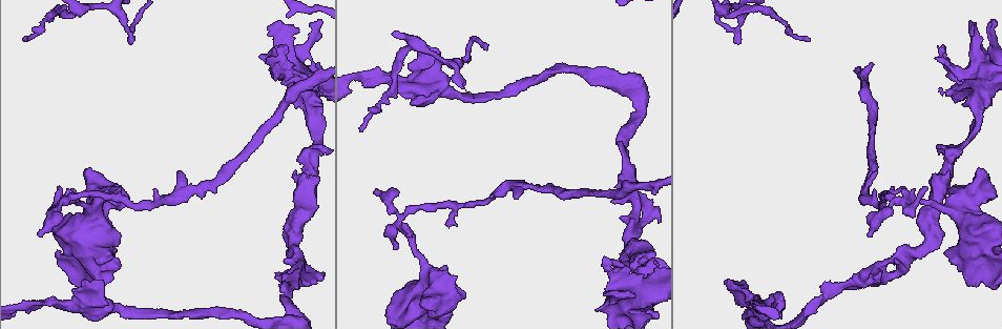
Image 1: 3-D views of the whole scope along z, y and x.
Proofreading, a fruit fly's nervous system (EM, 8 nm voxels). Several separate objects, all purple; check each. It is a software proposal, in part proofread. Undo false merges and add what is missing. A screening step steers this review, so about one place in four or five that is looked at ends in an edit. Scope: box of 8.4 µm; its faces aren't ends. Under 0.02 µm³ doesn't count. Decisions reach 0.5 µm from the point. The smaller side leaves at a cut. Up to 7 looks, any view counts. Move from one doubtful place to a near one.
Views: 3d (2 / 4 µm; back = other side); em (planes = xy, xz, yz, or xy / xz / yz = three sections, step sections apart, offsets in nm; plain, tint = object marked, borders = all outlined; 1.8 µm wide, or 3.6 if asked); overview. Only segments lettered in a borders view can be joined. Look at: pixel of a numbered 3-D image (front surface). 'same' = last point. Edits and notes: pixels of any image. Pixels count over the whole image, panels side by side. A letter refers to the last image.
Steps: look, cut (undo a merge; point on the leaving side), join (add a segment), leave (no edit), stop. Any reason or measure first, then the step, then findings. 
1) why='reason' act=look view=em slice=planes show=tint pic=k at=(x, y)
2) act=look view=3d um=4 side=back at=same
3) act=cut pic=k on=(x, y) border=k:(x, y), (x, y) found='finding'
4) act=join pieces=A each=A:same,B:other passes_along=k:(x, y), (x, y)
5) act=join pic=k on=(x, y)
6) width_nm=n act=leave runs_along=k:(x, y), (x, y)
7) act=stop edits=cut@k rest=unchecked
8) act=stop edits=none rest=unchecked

why='thin end' act=look view=em slice=yz step=4 show=borders pic=1 at=(735, 42)

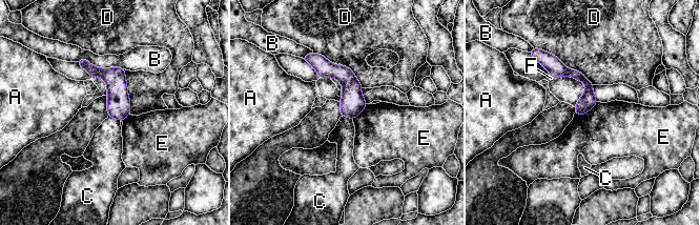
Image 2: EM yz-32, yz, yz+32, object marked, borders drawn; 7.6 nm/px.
act=leave each=A:other,B:other,C:other,D:other,E:other,F:other runs_along=2:(82, 61), (117, 86), (120, 118) found='no lettered segment goes on from it'

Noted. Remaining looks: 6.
why='three-way junction' act=look view=3d um=4 pic=1 at=(62, 199)

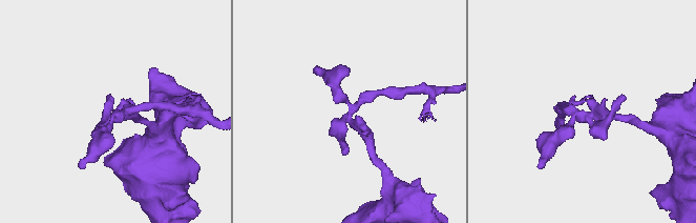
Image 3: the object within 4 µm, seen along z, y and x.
act=look view=em slice=planes show=tint pic=3 at=(352, 109)

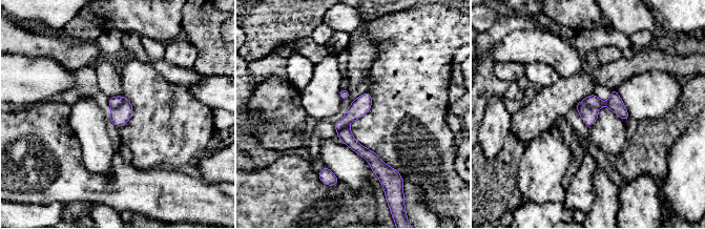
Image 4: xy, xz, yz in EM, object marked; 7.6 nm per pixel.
why='see the neighbours' act=look view=em slice=planes show=borders at=same

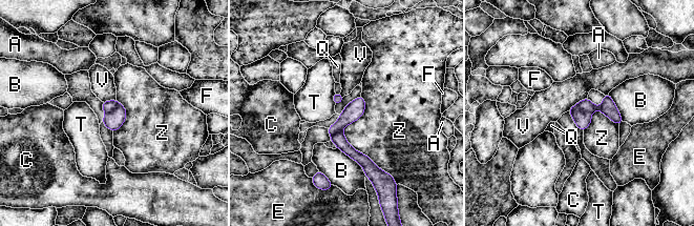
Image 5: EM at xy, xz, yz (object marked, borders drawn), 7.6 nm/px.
width_nm=140 act=cut pic=5 on=(583, 119) each=A:other,B:other,C:other,E:other,F:other,Q:other,T:other,V:other,Z:other found='a second cell is stuck on'

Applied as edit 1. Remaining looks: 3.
act=look view=overview

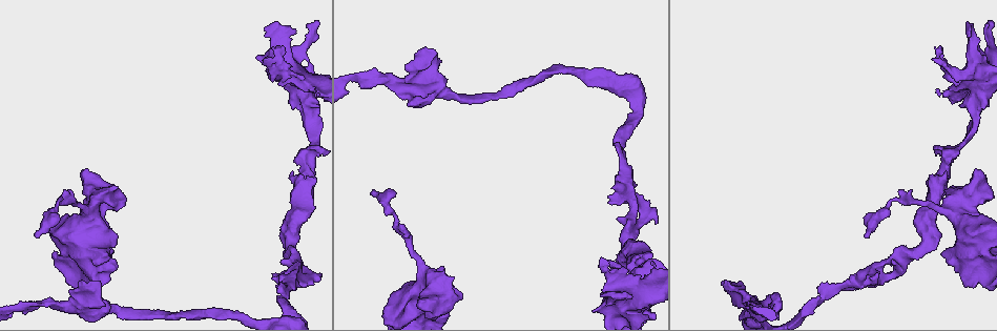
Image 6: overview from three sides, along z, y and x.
why='thick end' act=look view=em slice=planes show=borders pic=6 at=(441, 271)

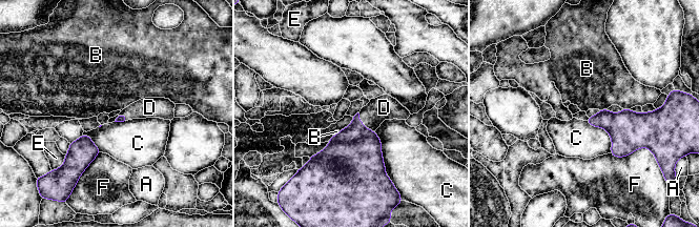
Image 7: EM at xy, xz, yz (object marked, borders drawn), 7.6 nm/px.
act=join pieces=D each=A:other,B:other,C:other,D:same,E:other,F:other found='it goes on there'

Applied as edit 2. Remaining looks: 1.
act=stop edits=cut@5,join@7 rest=unchecked

